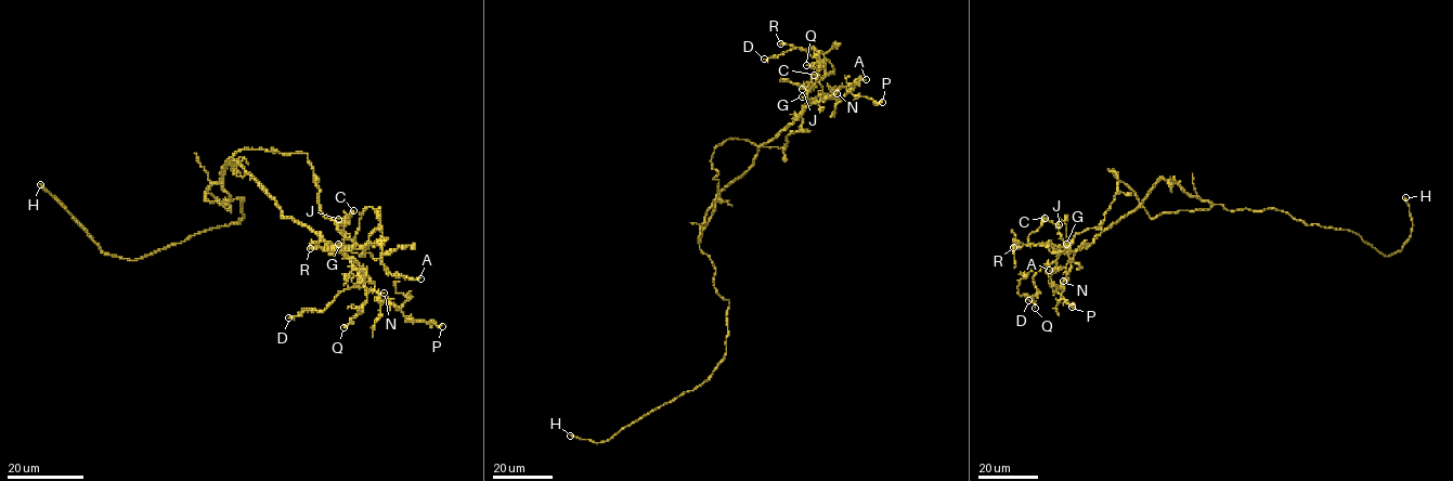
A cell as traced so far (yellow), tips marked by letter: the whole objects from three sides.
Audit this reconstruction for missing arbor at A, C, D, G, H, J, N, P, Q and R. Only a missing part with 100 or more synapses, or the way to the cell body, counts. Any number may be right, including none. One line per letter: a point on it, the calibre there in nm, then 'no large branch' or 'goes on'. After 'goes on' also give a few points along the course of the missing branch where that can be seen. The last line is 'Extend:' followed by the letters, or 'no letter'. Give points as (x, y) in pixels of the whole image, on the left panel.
A: at (420, 278); 110 nm thick; no large branch
C: at (353, 210); 140 nm thick; no large branch
D: at (288, 317); 80 nm thick; no large branch
G: at (338, 244); 90 nm thick; no large branch
H: at (40, 184); 180 nm thick; goes on
J: at (338, 219); 100 nm thick; no large branch
N: at (384, 293); 100 nm thick; no large branch
P: at (442, 326); 240 nm thick; no large branch
Q: at (344, 327); 200 nm thick; no large branch
R: at (310, 248); 440 nm thick; no large branch
Extend: H

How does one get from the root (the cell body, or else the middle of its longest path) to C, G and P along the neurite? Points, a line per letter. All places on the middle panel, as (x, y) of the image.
C: (705, 217), (698, 242), (718, 194), (750, 168), (761, 145), (774, 140), (804, 108), (806, 90), (814, 75)
G: (705, 217), (698, 242), (718, 194), (750, 168), (761, 145), (774, 140), (802, 112), (807, 102), (802, 96)
P: (705, 217), (698, 242), (718, 194), (750, 168), (761, 145), (808, 105), (844, 87), (854, 95), (882, 102)

